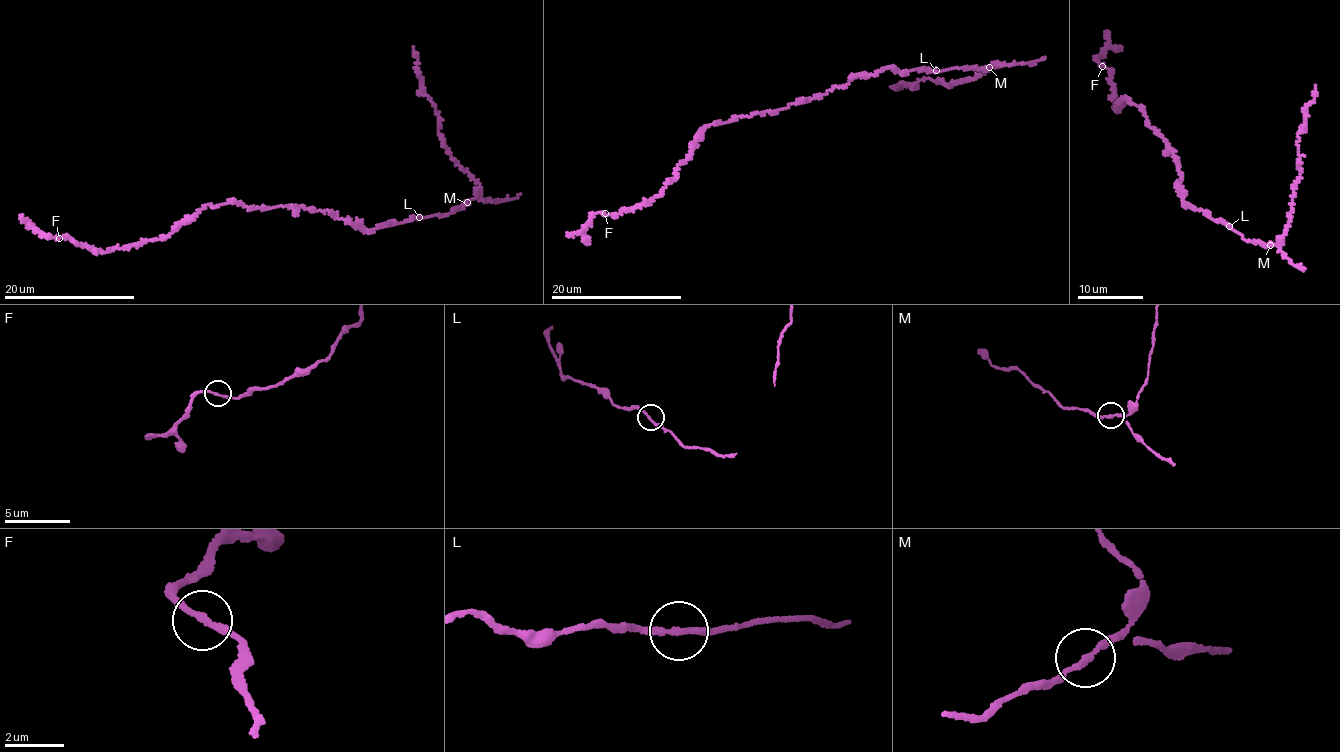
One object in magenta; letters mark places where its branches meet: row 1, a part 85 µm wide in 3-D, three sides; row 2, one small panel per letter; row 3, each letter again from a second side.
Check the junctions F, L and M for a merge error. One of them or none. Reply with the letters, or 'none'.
M

